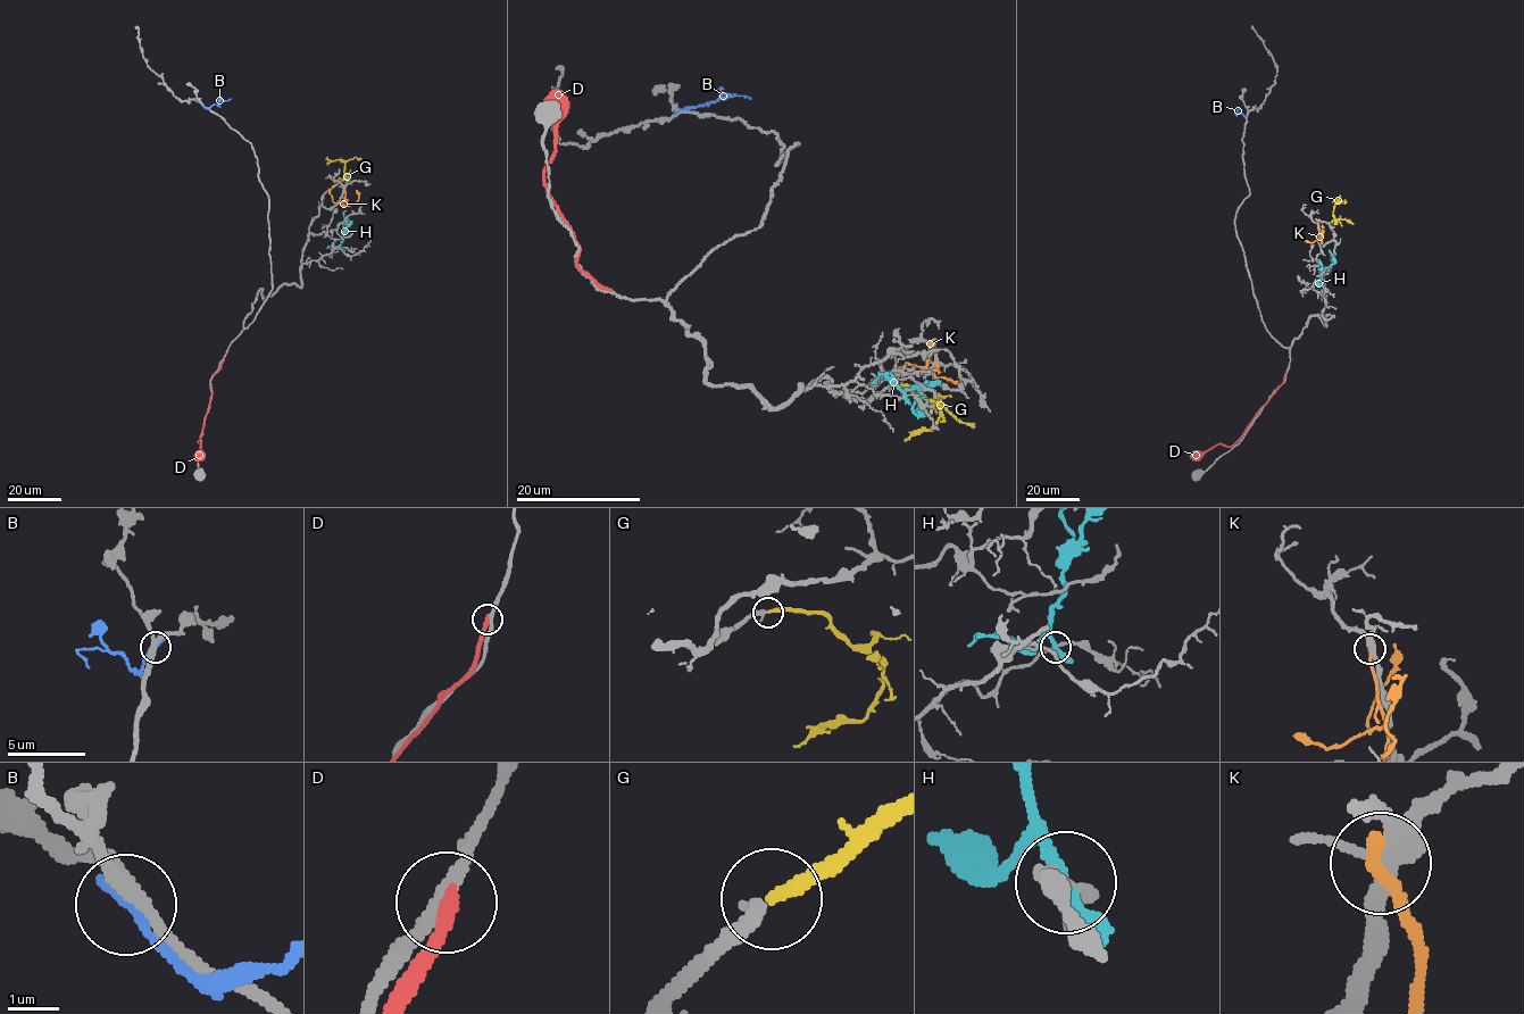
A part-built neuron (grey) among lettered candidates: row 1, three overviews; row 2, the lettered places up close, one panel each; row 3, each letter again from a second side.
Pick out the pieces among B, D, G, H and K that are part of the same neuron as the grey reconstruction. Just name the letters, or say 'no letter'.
G

